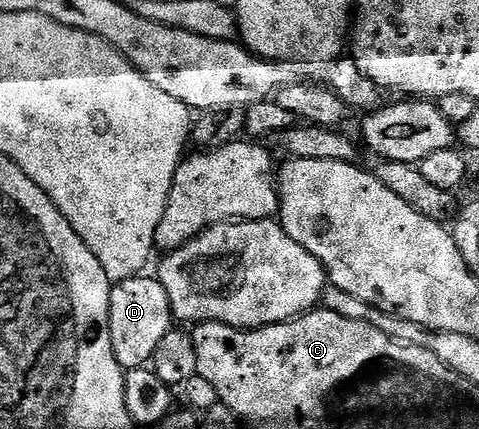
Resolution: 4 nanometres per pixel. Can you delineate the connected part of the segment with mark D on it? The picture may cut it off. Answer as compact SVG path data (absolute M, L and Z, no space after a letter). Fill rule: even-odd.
M135 277L113 284L110 289L110 336L112 353L126 371L145 367L156 353L156 345L172 328L168 293L157 277Z

